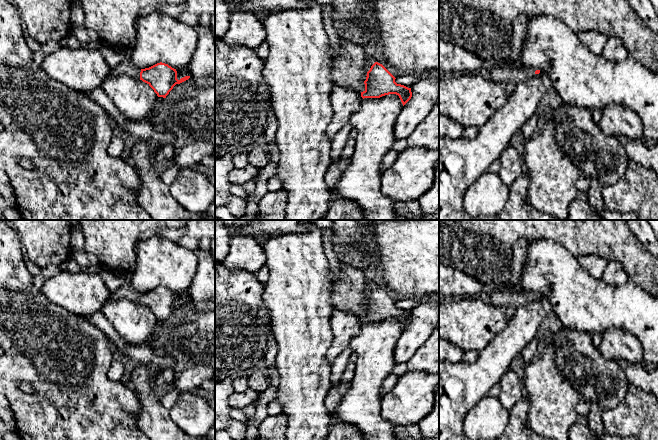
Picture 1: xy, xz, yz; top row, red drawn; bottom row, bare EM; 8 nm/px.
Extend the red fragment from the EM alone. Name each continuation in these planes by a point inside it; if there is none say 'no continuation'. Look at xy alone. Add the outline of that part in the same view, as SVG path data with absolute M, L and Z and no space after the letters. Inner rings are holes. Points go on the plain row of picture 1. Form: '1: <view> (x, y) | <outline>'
1: xy (127, 291) | M128 283L120 287L116 292L112 293L114 298L124 297L134 302L139 302L141 293L137 292L133 286Z

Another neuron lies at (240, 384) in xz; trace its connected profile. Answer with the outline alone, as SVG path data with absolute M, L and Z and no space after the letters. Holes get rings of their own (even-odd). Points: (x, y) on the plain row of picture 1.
M238 377L233 381L234 392L241 393L248 388L248 377Z

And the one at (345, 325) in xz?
M334 308L330 320L333 339L325 354L330 364L341 352L349 348L351 340L360 333L362 323L360 316L348 310Z

